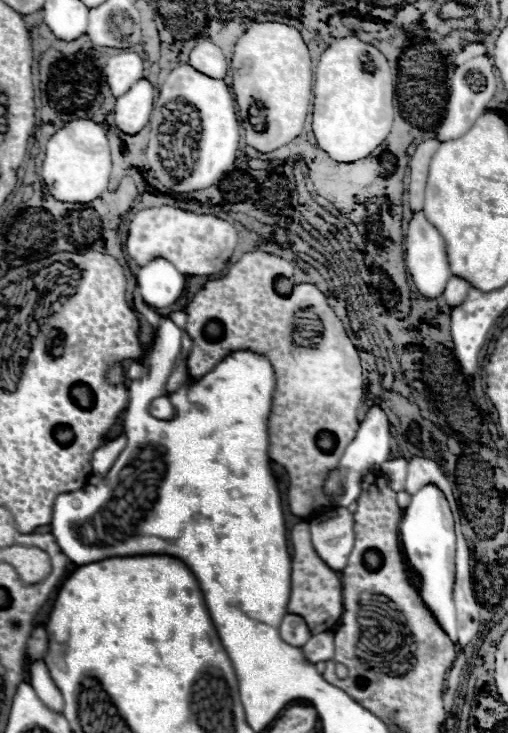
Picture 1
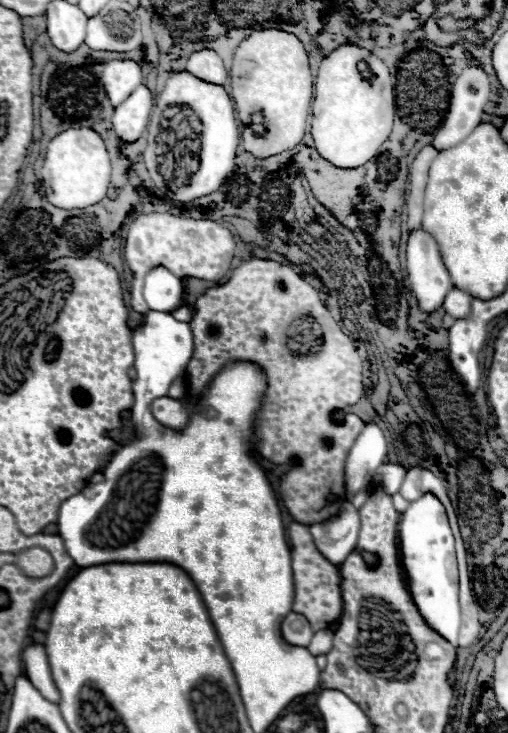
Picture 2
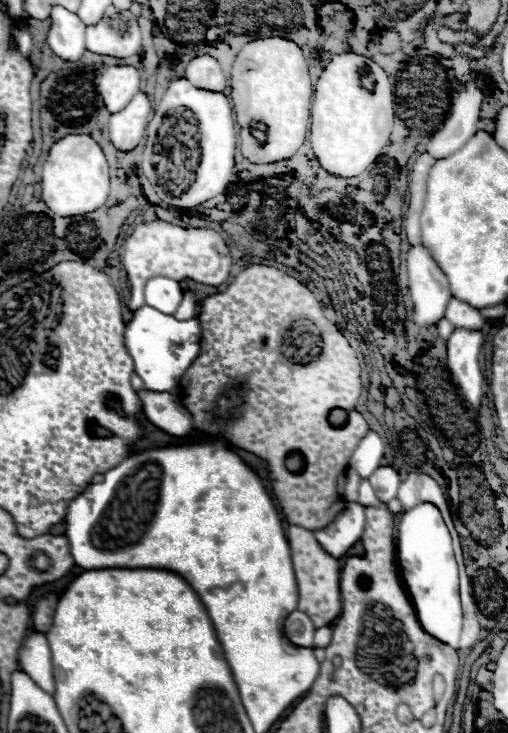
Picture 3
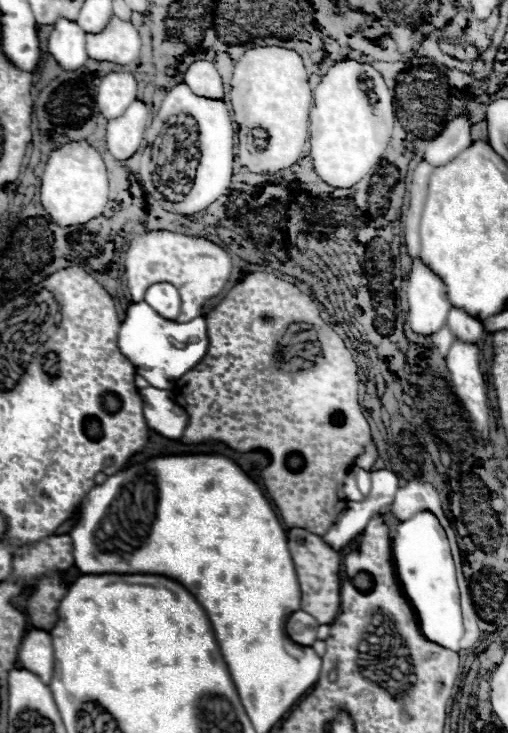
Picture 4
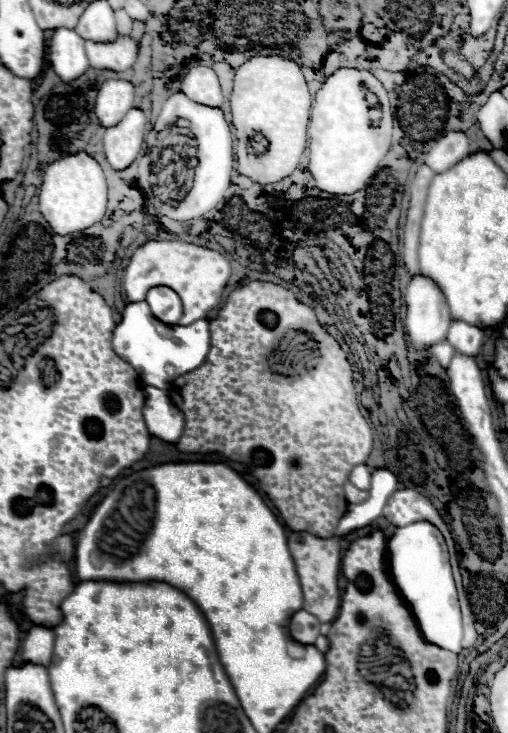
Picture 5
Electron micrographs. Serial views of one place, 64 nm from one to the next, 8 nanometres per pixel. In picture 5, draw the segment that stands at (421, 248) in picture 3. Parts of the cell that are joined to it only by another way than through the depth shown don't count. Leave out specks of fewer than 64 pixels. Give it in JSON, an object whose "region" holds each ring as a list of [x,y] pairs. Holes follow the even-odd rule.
{"region":[[[414,276],[406,288],[406,332],[416,348],[446,338],[450,308],[442,290],[428,276]]]}

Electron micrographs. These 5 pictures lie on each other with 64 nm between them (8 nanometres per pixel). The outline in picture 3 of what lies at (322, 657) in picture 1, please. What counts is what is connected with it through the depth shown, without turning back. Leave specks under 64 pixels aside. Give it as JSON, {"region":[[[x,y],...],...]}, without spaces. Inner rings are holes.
{"region":[[[324,626],[324,628],[316,630],[316,634],[314,634],[314,644],[312,644],[312,648],[326,648],[326,646],[330,644],[330,640],[332,640],[332,630],[330,630],[328,626]]]}

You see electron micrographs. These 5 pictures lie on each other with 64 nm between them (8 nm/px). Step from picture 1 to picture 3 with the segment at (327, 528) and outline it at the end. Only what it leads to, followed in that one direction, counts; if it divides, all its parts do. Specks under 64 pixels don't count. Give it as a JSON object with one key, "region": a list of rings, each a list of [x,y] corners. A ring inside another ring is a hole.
{"region":[[[346,502],[346,508],[326,528],[314,530],[318,544],[332,556],[342,558],[358,540],[364,528],[364,506]]]}

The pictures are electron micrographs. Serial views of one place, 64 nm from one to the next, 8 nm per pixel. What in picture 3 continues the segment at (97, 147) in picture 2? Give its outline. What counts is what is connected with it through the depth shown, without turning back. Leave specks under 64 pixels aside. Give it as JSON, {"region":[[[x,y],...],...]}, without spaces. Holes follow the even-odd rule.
{"region":[[[84,134],[84,136],[64,136],[52,144],[48,152],[48,160],[42,168],[42,198],[60,216],[76,216],[86,214],[100,208],[110,190],[110,166],[108,160],[98,146],[98,142]]]}

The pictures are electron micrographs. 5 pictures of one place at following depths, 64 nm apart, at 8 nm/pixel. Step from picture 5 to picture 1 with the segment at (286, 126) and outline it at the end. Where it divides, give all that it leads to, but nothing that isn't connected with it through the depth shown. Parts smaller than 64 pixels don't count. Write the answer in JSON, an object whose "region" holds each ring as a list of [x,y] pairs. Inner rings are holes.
{"region":[[[254,22],[234,46],[232,78],[248,146],[270,152],[302,132],[312,100],[312,58],[302,34],[294,26],[282,22]]]}

